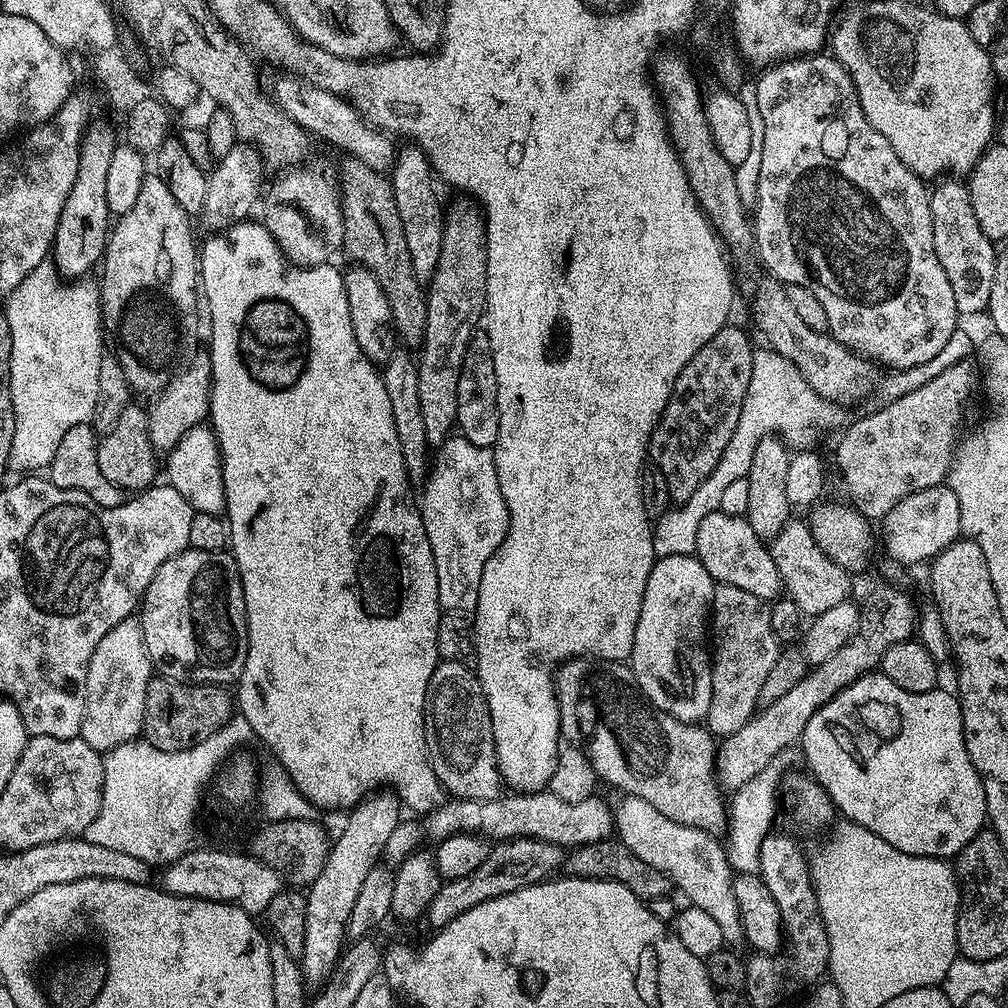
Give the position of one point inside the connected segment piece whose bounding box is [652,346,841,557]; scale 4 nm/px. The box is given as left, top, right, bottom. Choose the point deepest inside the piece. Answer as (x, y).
(779, 401)

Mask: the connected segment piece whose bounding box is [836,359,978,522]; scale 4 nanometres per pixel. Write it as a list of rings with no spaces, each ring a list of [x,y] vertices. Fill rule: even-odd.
[[[971,359],[960,360],[926,382],[918,390],[910,390],[905,396],[881,403],[877,412],[868,412],[860,416],[844,432],[840,445],[836,448],[836,464],[840,467],[840,476],[844,479],[844,488],[856,511],[861,512],[869,522],[883,521],[885,516],[910,494],[926,490],[930,486],[945,483],[948,471],[956,455],[958,441],[961,439],[960,419],[964,416],[964,407],[972,396],[972,383],[977,383],[978,368]]]

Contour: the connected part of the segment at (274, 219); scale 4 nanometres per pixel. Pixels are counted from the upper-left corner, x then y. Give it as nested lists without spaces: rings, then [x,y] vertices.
[[[312,160],[281,171],[280,176],[272,185],[267,185],[262,196],[262,209],[264,228],[274,238],[274,242],[280,247],[280,254],[285,260],[301,268],[313,268],[318,265],[327,265],[332,256],[332,251],[343,247],[344,242],[344,211],[340,205],[340,186],[337,173],[328,169],[324,160]]]

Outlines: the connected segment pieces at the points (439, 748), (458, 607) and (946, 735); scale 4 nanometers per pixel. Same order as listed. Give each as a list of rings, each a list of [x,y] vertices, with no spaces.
[[[441,660],[431,671],[424,703],[424,733],[430,766],[440,785],[457,800],[489,800],[501,795],[492,719],[480,679],[468,664],[449,660]]]
[[[459,434],[449,436],[435,451],[430,475],[423,481],[422,487],[424,497],[418,500],[418,511],[424,523],[426,538],[430,538],[434,566],[438,570],[440,607],[444,612],[471,613],[478,602],[482,570],[498,546],[502,546],[508,533],[508,507],[502,498],[502,486],[498,486],[492,448],[474,446],[474,442],[466,442],[466,438]]]
[[[869,674],[858,678],[850,686],[846,686],[830,702],[826,702],[806,722],[806,730],[800,735],[799,747],[804,747],[804,760],[807,771],[813,780],[818,781],[826,790],[826,794],[832,799],[837,813],[845,821],[852,821],[858,826],[865,827],[866,830],[878,834],[890,846],[902,850],[906,854],[915,856],[939,856],[941,858],[955,857],[956,853],[972,841],[979,834],[986,824],[988,807],[986,806],[986,790],[980,781],[978,770],[974,762],[970,762],[970,754],[964,745],[964,727],[962,718],[958,715],[958,704],[955,699],[948,700],[948,696],[943,690],[927,692],[926,694],[914,694],[894,686],[890,678],[879,674]]]

